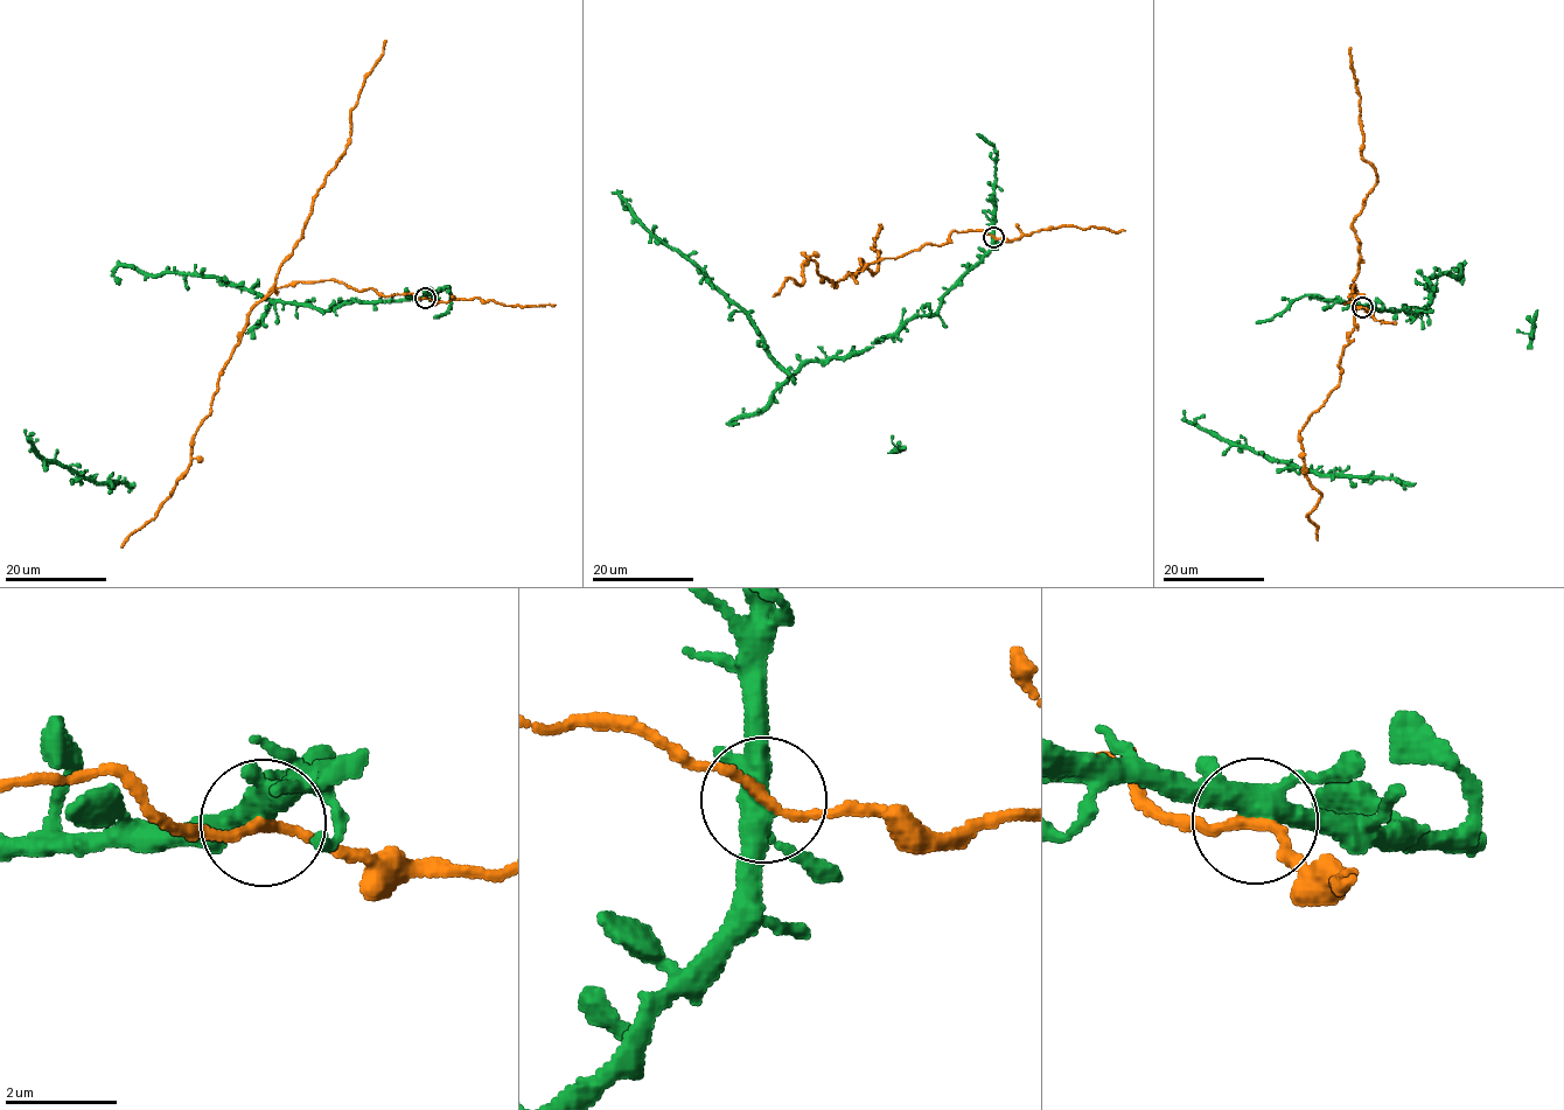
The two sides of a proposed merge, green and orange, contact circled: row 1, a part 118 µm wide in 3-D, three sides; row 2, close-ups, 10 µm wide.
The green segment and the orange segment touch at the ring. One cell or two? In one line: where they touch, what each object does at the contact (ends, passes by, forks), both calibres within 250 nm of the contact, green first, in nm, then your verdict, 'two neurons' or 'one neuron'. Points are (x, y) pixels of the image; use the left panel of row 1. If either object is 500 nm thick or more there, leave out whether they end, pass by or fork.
at (425, 298); green forks there; orange passes by; 360 nm thick on the green side, 170 nm on the other; one neuron

